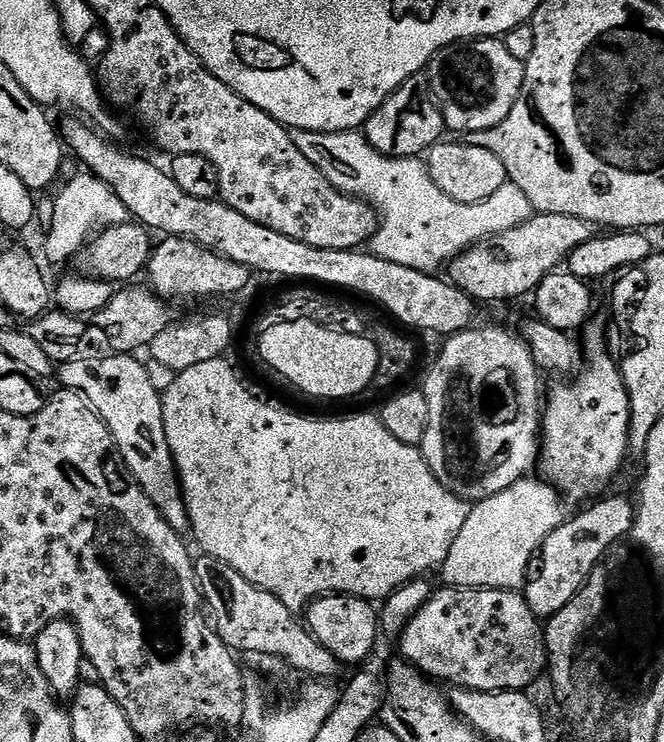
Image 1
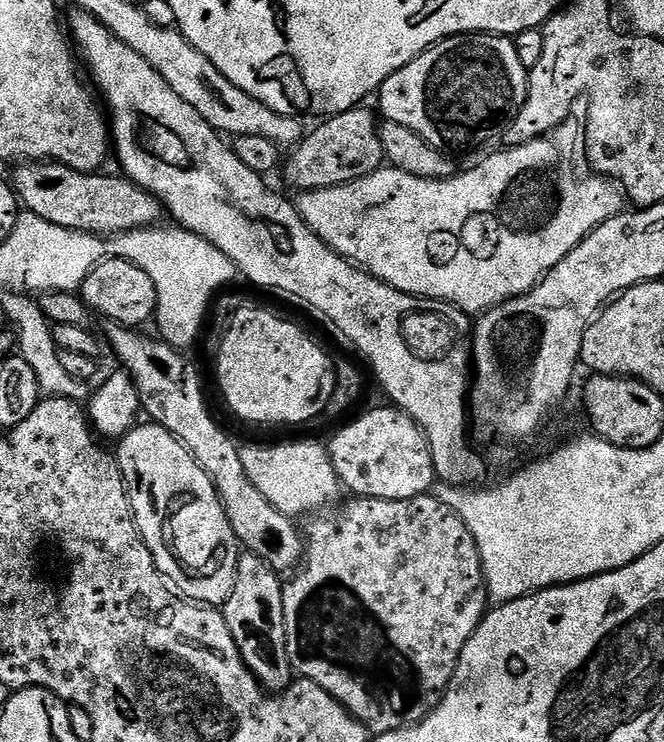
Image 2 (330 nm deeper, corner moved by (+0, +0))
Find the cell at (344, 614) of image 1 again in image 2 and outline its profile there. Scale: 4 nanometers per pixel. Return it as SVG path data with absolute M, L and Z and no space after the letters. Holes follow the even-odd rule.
M111 322L105 323L103 325L104 328L104 336L103 339L106 341L108 339L108 344L110 347L113 348L114 351L116 351L116 356L118 359L120 359L119 367L123 369L123 371L128 375L131 379L133 384L136 386L136 393L138 394L138 398L140 399L140 406L141 409L145 413L149 412L151 419L155 421L155 423L159 424L161 428L166 429L168 433L171 434L171 436L176 437L177 440L180 441L181 444L183 444L184 448L190 455L196 459L198 462L198 466L202 466L202 470L206 474L206 478L210 478L210 482L214 486L214 490L218 494L218 498L222 502L222 506L224 507L224 510L226 512L226 518L230 522L230 526L234 530L234 534L236 535L237 540L240 541L241 549L245 553L252 553L256 555L258 558L265 560L269 564L269 566L272 567L273 571L275 571L277 574L284 574L284 572L291 573L293 570L299 569L301 563L302 563L302 557L304 555L304 545L305 541L302 539L302 532L300 536L300 532L298 529L295 528L293 517L287 516L285 512L279 512L274 505L268 501L266 498L266 494L262 494L262 490L258 490L258 486L254 486L254 482L250 482L250 474L246 474L246 466L242 466L242 451L239 447L236 448L236 444L234 441L231 440L230 437L227 436L226 433L223 432L222 429L219 428L218 425L216 425L216 420L214 417L211 416L210 413L208 413L208 404L206 401L204 401L204 388L202 385L200 385L200 376L198 373L195 372L194 369L191 368L190 365L187 364L186 361L183 360L181 353L177 351L177 349L172 348L169 346L169 344L164 343L163 340L159 338L153 338L151 340L148 336L143 336L143 331L134 329L134 328L125 328L122 324L114 324Z

